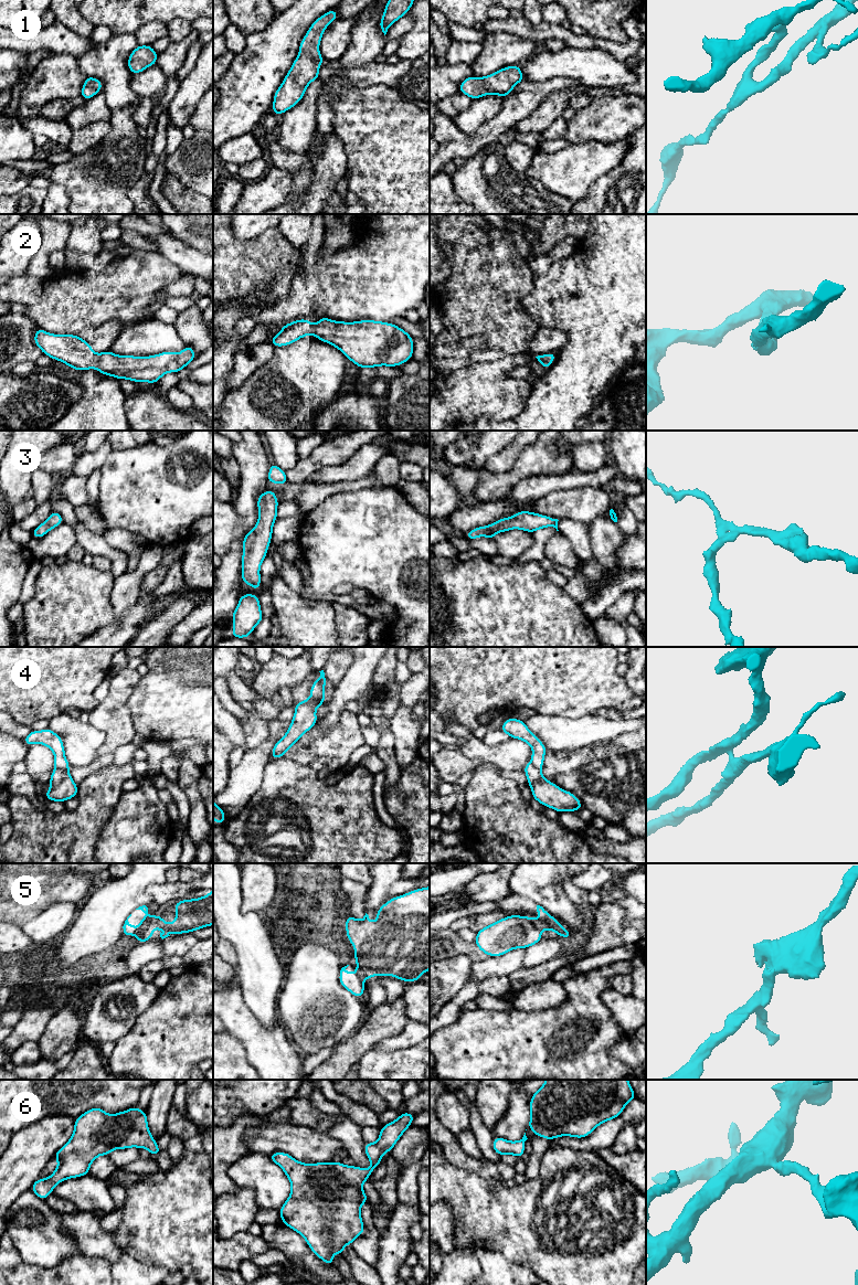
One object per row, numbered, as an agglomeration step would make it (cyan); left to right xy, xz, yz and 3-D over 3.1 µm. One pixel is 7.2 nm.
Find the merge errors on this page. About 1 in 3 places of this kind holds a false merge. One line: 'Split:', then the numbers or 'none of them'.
Split: 4, 5

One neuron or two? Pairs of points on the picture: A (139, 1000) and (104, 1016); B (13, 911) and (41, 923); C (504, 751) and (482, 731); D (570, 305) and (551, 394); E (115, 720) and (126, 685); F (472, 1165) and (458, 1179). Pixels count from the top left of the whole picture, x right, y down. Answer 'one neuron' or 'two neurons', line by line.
A: one neuron
B: two neurons
C: two neurons
D: one neuron
E: one neuron
F: two neurons

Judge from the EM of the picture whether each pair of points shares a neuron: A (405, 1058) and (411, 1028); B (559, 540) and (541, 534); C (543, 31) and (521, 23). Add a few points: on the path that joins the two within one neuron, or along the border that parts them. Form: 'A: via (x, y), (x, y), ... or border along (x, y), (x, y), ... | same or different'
A: border along (417, 1042), (408, 1047), (382, 1051) | different
B: border along (557, 531), (546, 542), (544, 556) | different
C: via (538, 31), (527, 29) | same

